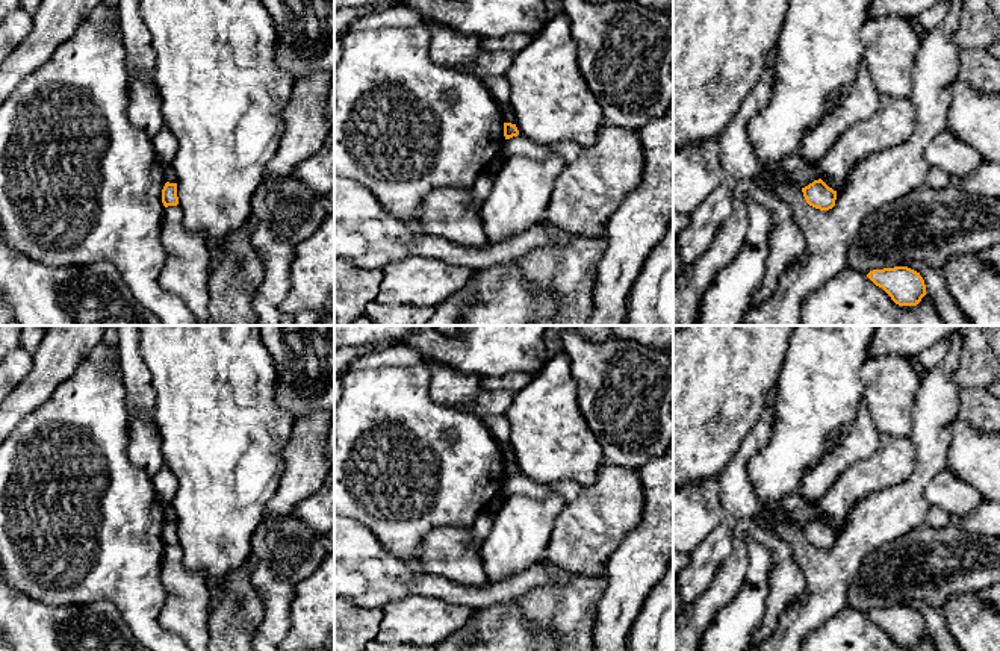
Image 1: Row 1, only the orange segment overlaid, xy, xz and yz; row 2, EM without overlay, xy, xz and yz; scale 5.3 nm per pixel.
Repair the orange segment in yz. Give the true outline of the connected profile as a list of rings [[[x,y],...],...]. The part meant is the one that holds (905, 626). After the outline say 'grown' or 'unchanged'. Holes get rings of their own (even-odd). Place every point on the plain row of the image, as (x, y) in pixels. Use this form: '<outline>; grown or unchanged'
[[[908,606],[873,609],[867,616],[899,645],[917,645],[926,634],[923,616]]]; unchanged

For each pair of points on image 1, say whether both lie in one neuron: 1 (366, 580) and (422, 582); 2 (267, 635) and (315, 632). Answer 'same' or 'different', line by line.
1: same
2: different

